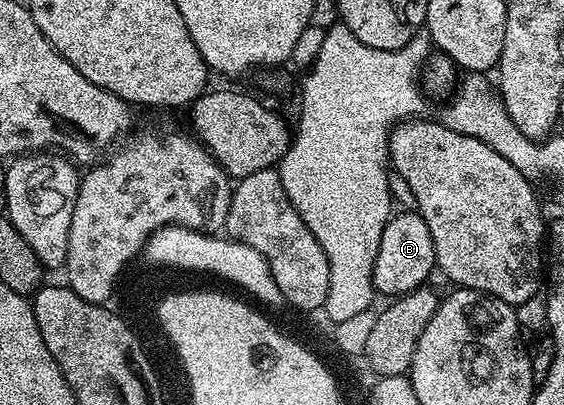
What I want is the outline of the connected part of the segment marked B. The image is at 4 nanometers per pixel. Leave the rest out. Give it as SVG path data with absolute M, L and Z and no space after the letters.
M417 211L410 213L395 212L390 222L384 227L384 235L380 235L380 251L376 251L376 263L372 271L374 292L393 299L413 289L425 286L430 272L435 272L434 244L432 231L428 231L428 223Z

